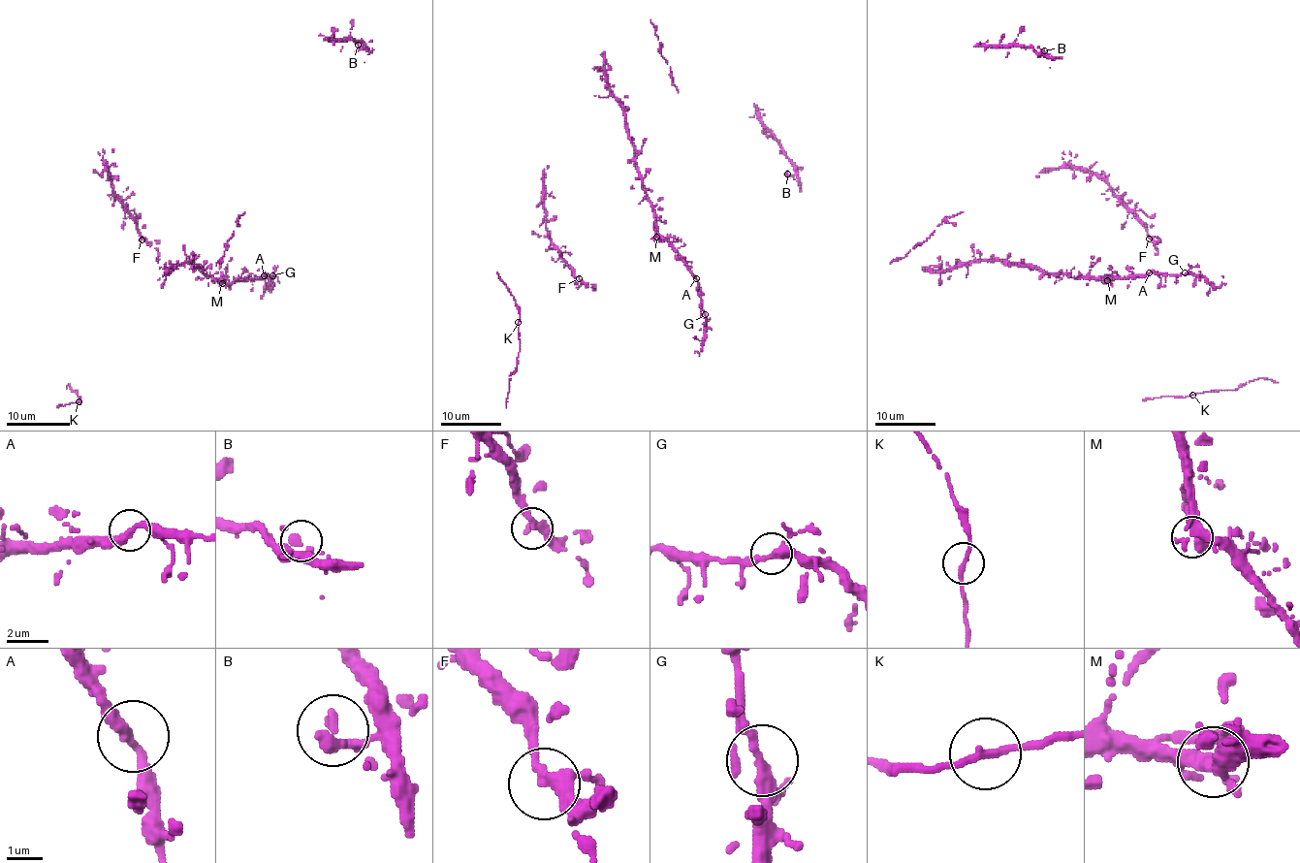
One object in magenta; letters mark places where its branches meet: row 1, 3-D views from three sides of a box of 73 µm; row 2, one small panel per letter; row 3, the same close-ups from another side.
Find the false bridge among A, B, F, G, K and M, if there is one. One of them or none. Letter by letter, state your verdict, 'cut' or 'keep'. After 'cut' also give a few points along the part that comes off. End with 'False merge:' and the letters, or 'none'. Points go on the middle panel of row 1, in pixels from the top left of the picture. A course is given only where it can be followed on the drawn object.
A: keep
B: keep
F: keep
G: keep
K: keep
M: keep
False merge: none

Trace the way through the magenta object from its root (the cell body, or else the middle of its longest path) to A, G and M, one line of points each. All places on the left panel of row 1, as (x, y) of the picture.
A: (199, 267), (214, 279), (226, 283), (259, 279), (264, 275)
G: (199, 267), (214, 279), (226, 283), (259, 279), (265, 273), (269, 276), (272, 275)
M: (199, 267), (222, 283)

